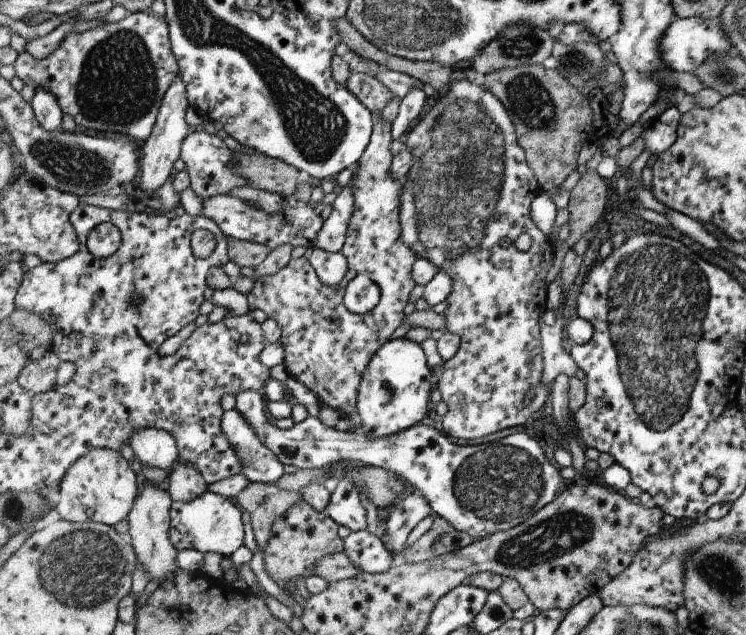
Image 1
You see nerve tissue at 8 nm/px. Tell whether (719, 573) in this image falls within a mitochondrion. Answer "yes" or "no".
yes

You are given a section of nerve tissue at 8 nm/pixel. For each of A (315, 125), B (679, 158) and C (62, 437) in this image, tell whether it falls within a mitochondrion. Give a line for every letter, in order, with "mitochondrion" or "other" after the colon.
A: mitochondrion
B: other
C: other

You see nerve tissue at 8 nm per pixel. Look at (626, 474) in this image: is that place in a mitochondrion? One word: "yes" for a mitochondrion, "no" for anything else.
no

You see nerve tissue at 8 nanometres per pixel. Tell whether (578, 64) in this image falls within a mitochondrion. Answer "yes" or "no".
yes

